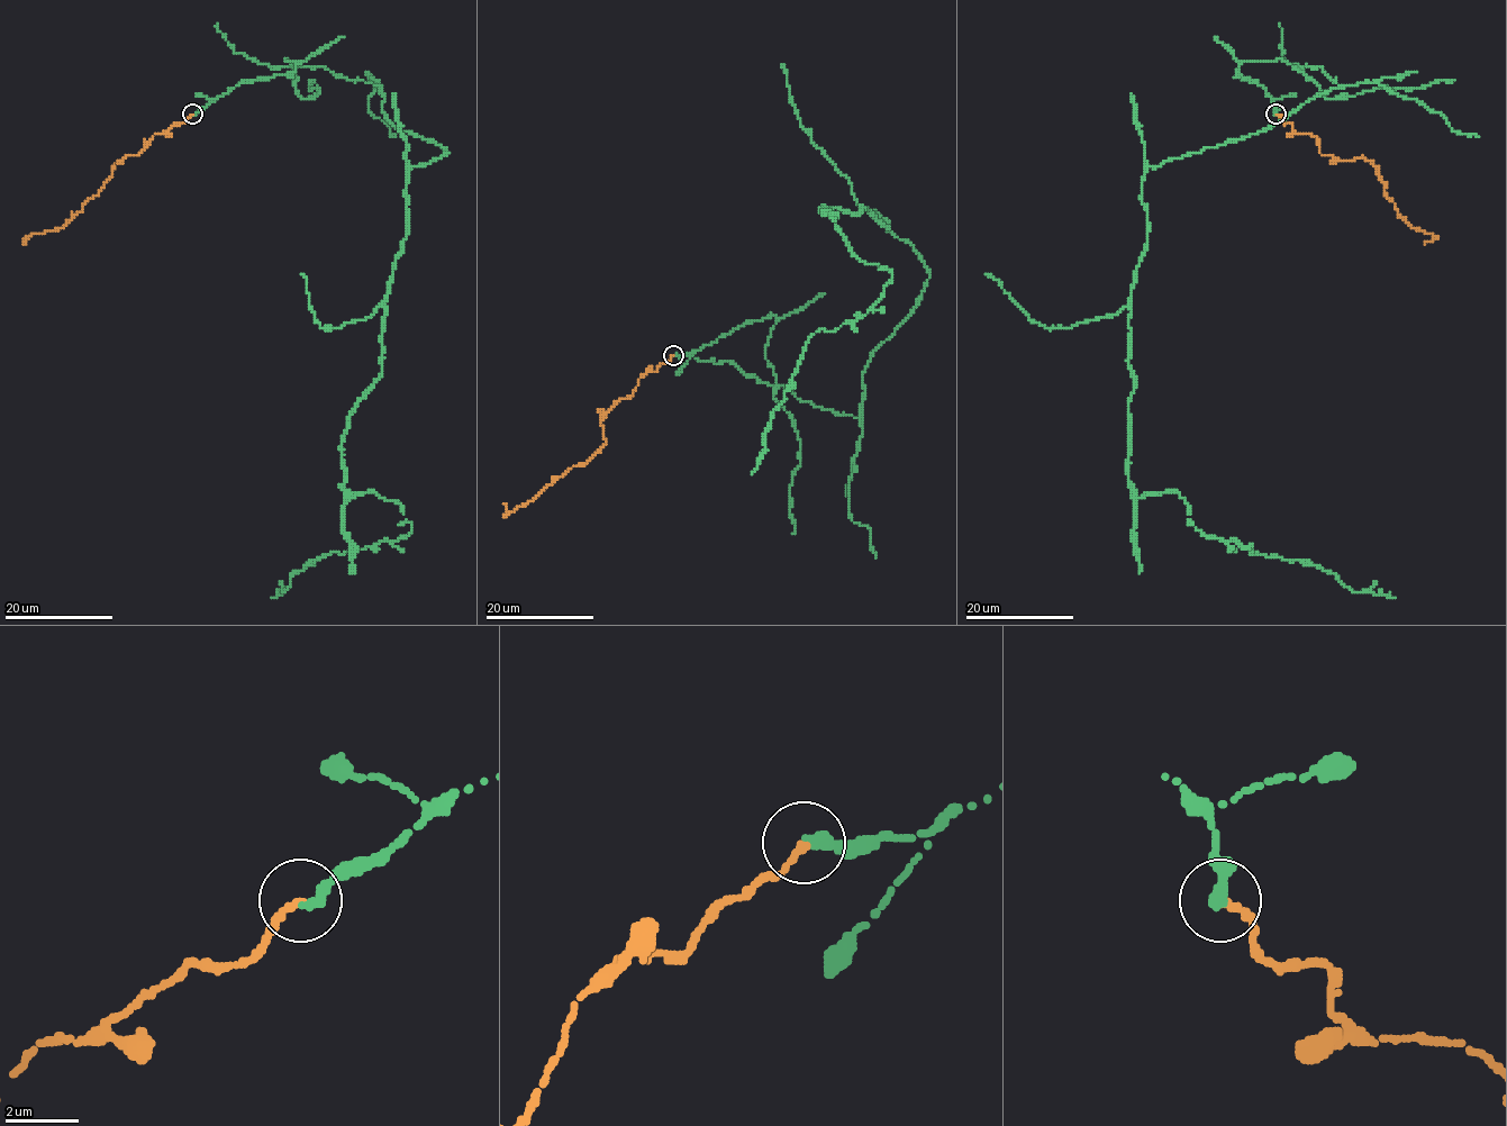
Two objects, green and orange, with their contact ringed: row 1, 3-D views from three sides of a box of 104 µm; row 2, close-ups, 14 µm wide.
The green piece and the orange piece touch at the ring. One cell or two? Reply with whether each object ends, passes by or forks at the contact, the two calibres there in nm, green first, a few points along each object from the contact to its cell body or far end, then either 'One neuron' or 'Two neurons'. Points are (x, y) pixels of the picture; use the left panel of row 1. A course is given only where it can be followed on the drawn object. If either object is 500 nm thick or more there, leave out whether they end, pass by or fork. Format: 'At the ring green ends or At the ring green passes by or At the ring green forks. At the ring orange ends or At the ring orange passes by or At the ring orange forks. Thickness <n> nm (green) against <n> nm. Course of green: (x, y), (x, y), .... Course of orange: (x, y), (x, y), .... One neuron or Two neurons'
At the ring green ends. At the ring orange ends. Thickness 320 nm (green) against 240 nm. Course of green: (192, 114), (287, 58), (448, 152), (407, 166), (342, 441), (344, 486), (410, 532), (270, 598). Course of orange: (192, 114), (154, 134), (138, 154), (124, 157), (98, 193), (62, 227), (24, 241). One neuron

